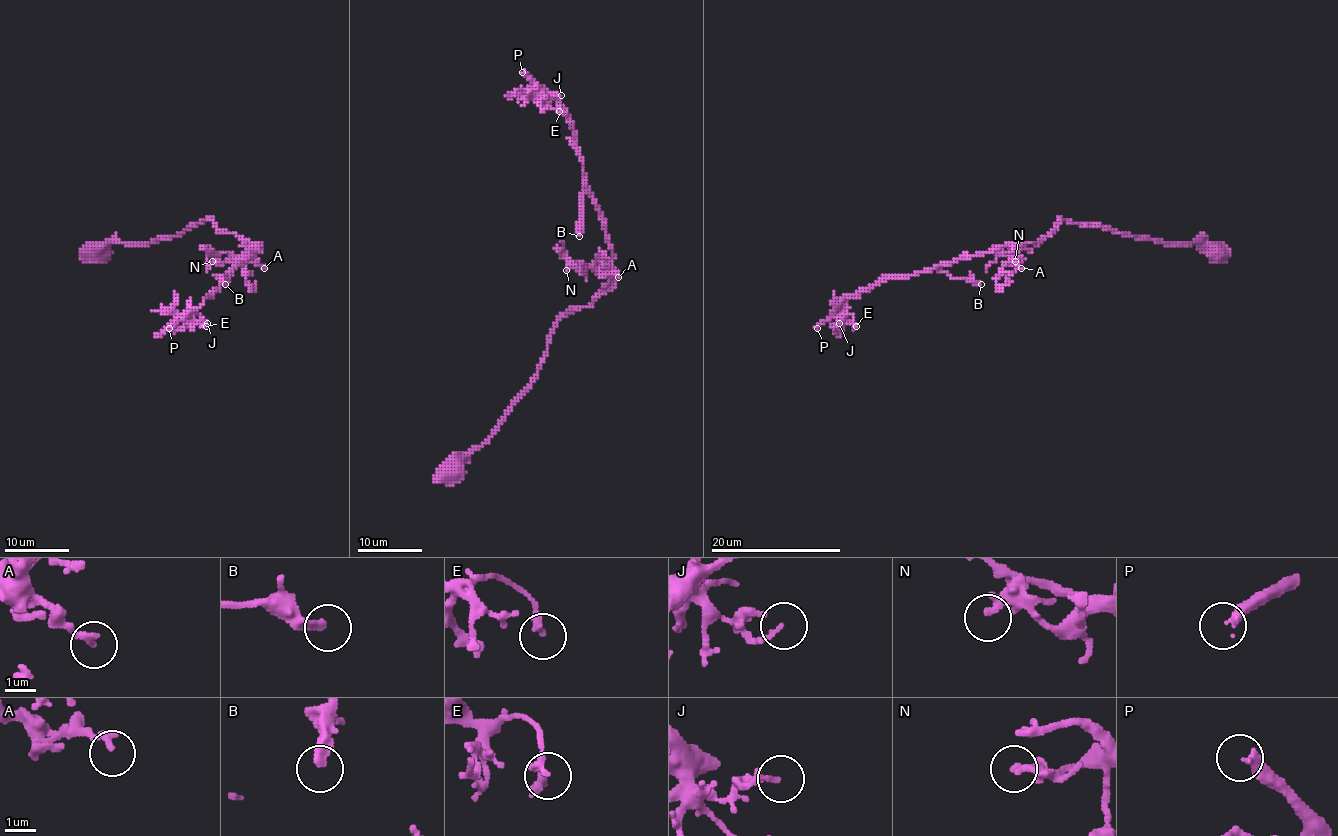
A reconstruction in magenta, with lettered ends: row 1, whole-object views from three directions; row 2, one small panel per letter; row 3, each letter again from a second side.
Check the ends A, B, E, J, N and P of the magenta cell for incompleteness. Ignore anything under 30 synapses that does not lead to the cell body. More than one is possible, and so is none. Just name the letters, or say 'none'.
P

